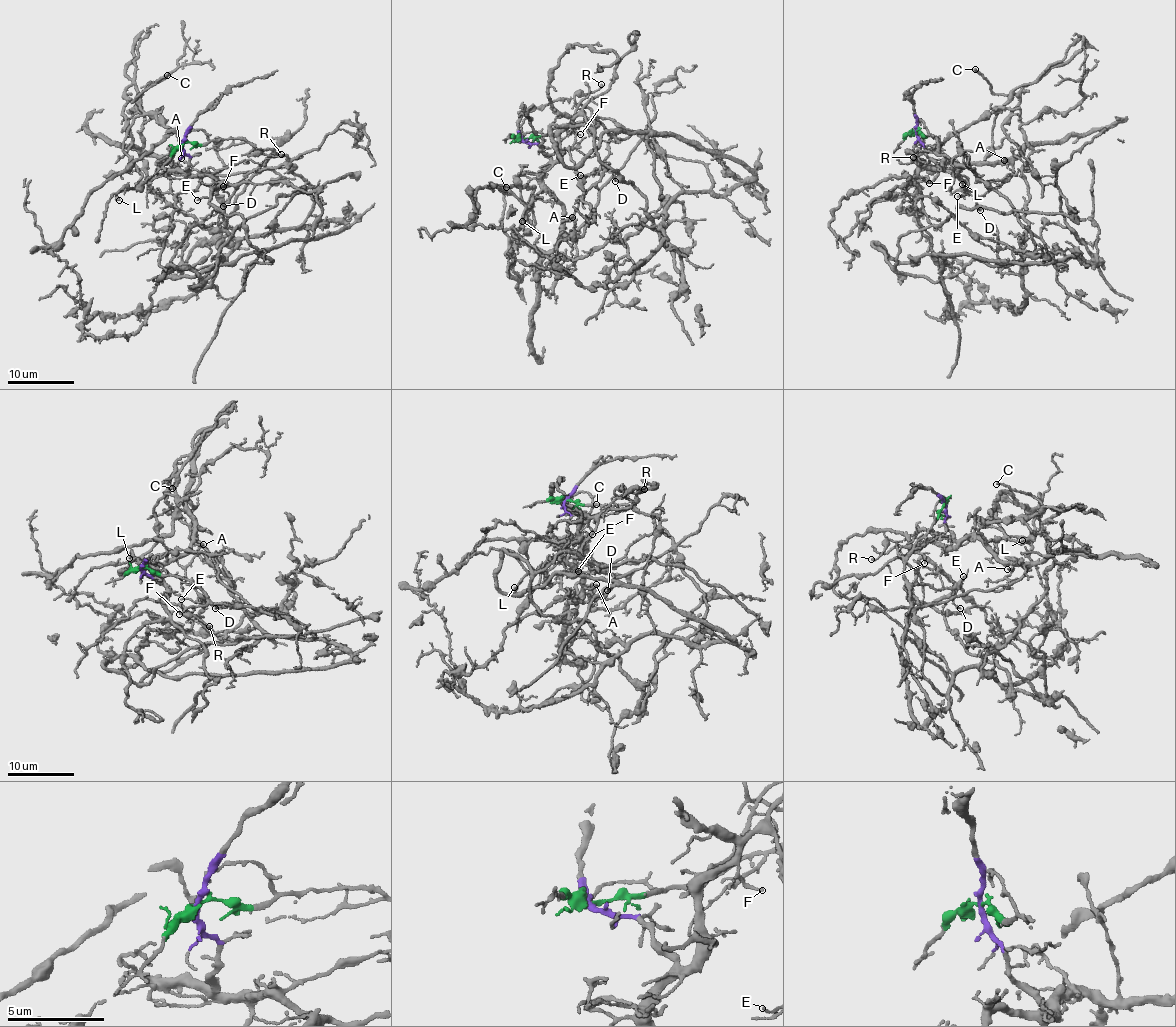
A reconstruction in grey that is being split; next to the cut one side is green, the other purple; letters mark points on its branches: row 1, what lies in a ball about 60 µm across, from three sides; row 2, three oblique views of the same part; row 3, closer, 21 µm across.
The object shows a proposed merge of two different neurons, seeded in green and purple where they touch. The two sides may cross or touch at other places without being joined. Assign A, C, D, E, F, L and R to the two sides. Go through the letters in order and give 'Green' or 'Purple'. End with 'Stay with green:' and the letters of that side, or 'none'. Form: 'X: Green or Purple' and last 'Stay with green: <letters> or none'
A: Purple
C: Purple
D: Green
E: Green
F: Purple
L: Purple
R: Green
Stay with green: D, E, R

